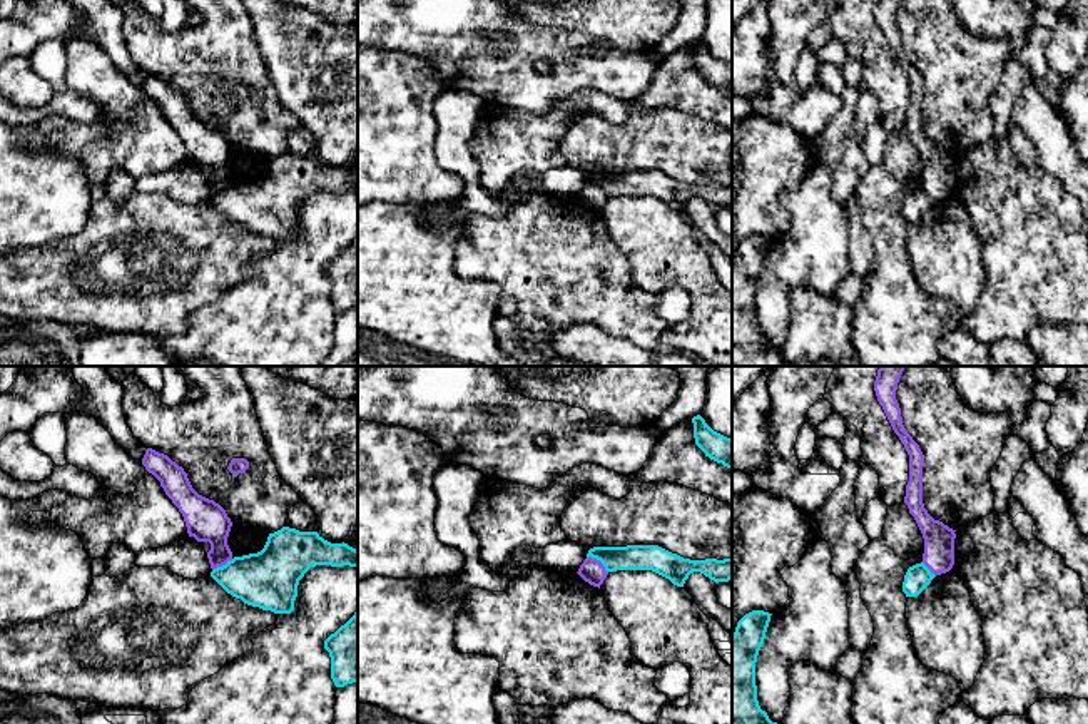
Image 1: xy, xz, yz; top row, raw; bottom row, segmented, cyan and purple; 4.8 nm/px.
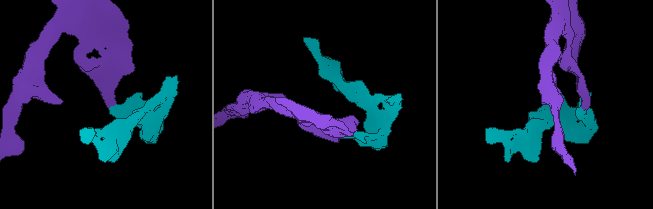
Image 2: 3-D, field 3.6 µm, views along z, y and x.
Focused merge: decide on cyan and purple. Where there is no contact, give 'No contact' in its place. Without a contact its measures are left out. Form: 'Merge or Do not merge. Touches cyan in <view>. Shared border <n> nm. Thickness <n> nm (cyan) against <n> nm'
Do not merge. Touches cyan in xz. Shared border 130 nm. Thickness 130 nm (cyan) against 120 nm

